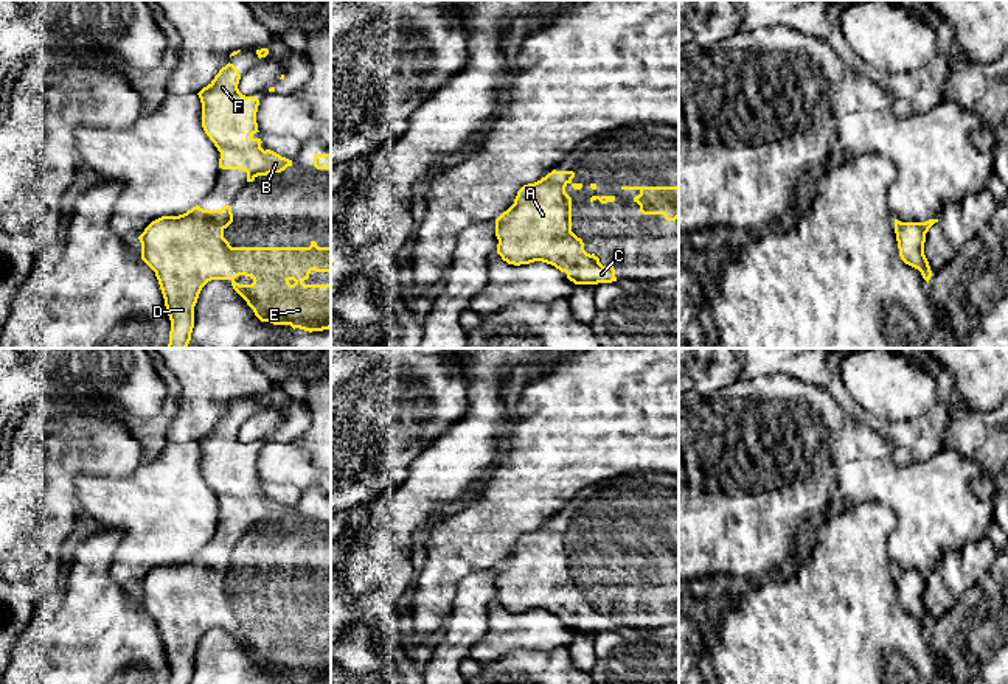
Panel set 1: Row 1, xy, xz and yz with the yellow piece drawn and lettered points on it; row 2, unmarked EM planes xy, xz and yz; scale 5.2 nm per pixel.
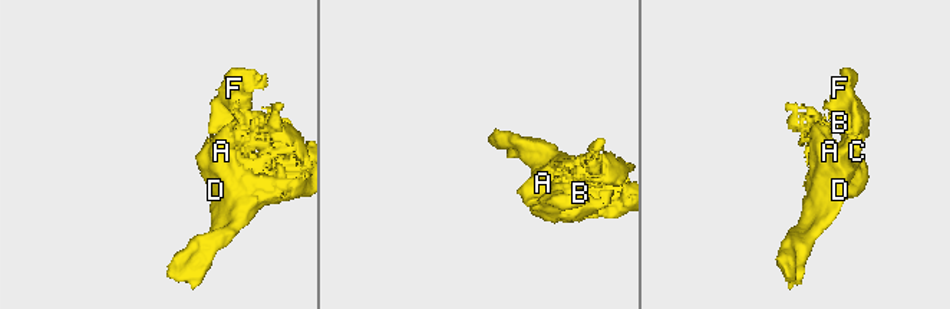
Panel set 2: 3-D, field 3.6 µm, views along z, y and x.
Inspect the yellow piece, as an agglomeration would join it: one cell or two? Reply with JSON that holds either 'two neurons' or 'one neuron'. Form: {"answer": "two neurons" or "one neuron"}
{"answer": "one neuron"}

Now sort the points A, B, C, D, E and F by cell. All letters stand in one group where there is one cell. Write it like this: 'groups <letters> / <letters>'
groups A B C D E F

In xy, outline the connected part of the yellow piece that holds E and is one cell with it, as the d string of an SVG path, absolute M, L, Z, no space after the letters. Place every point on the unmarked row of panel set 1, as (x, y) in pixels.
M230 553L221 558L193 555L179 564L152 569L138 585L141 608L155 620L171 668L169 684L191 684L194 654L211 628L230 628L261 670L290 673L294 678L331 676L331 633L304 633L312 619L331 620L331 595L231 595L224 578L233 571Z

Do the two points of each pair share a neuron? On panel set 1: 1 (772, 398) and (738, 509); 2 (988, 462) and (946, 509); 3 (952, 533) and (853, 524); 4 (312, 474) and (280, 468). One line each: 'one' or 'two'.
1: one
2: two
3: two
4: one

